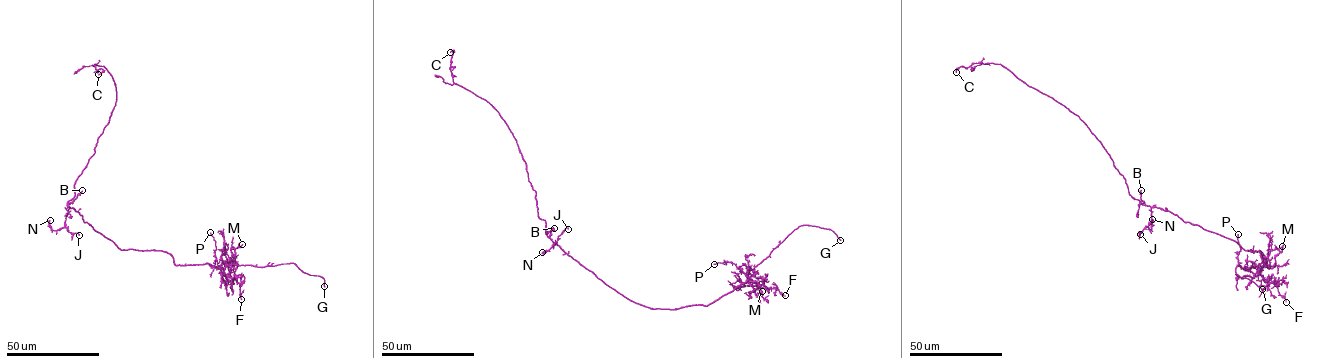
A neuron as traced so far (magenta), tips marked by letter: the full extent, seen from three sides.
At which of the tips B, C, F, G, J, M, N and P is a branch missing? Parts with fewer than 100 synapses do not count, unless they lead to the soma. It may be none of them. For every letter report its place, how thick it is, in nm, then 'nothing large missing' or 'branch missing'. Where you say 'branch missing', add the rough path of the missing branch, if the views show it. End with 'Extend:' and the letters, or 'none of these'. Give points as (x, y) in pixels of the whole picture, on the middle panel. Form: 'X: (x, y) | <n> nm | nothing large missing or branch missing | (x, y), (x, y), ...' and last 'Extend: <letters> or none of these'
B: (554, 228) | 150 nm | nothing large missing
C: (450, 52) | 150 nm | nothing large missing
F: (785, 295) | 110 nm | nothing large missing
G: (840, 240) | 200 nm | branch missing
J: (568, 229) | 150 nm | nothing large missing
M: (762, 291) | 170 nm | nothing large missing
N: (542, 252) | 190 nm | nothing large missing
P: (714, 264) | 160 nm | nothing large missing
Extend: G

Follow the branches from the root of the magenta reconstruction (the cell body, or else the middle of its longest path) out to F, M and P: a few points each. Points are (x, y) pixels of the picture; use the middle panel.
F: (584, 266), (625, 297), (653, 309), (707, 305), (748, 279), (785, 295)
M: (584, 266), (625, 297), (653, 309), (707, 305), (748, 277), (758, 287), (750, 285), (762, 291)
P: (584, 266), (631, 300), (651, 308), (677, 309), (711, 304), (749, 279), (731, 262), (714, 264)

